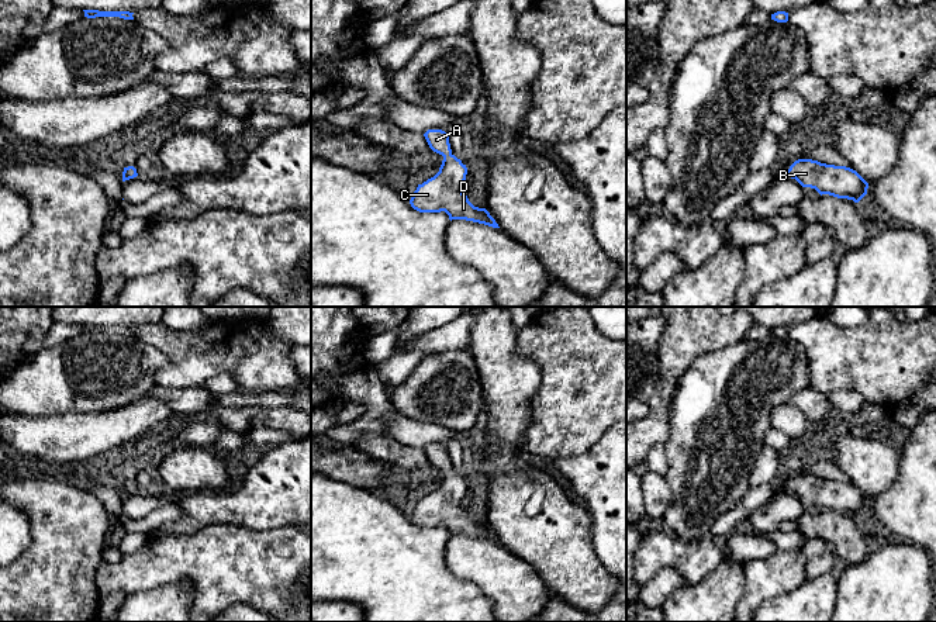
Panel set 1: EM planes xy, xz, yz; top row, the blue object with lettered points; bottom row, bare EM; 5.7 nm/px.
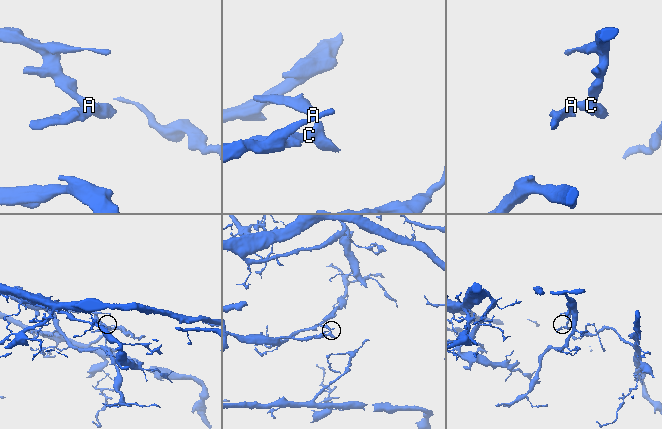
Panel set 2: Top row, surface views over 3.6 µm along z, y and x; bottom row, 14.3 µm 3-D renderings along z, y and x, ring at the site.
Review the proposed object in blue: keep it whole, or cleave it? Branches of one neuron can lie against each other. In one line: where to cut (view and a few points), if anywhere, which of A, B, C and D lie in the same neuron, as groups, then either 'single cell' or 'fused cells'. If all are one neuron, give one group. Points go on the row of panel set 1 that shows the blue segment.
no cut | A B C D | single cell

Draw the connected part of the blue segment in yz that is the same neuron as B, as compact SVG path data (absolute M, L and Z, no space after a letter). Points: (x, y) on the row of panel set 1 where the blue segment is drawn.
M798 159L778 179L795 179L802 187L815 189L821 196L829 194L859 203L868 189L868 183L853 169L821 163L812 159Z

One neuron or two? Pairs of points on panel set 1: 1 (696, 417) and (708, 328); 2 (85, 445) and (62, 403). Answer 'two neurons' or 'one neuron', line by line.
1: two neurons
2: two neurons

